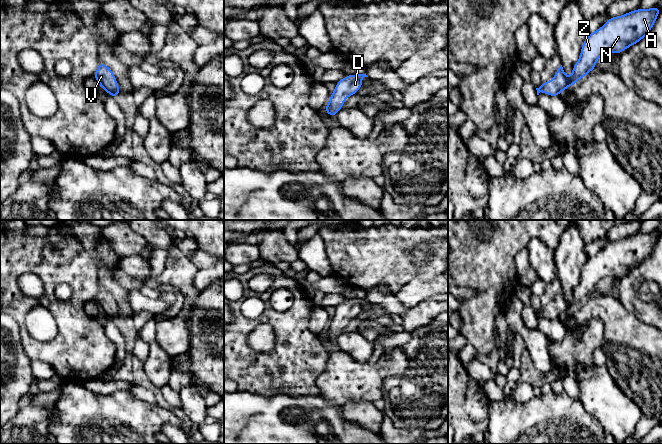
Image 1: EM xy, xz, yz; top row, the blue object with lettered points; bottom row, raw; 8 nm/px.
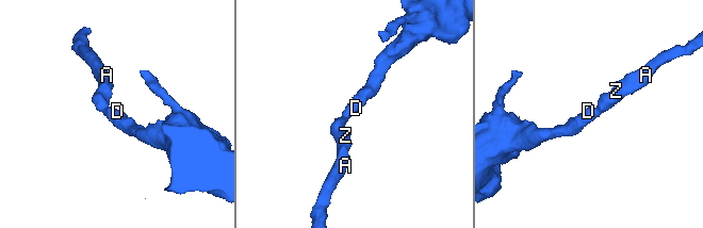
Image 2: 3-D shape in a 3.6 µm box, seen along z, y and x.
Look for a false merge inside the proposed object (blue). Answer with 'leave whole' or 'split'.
leave whole

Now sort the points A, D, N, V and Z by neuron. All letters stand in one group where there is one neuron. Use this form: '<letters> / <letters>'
A D N V Z

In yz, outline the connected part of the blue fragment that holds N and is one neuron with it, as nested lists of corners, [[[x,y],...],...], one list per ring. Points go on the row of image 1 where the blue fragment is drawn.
[[[655,5],[651,9],[637,8],[621,16],[609,17],[604,26],[588,33],[582,44],[579,60],[573,65],[572,76],[568,78],[561,65],[552,80],[541,82],[540,87],[536,88],[537,95],[543,92],[558,97],[561,91],[574,86],[579,79],[595,70],[601,55],[619,54],[636,45],[650,33],[661,9]]]

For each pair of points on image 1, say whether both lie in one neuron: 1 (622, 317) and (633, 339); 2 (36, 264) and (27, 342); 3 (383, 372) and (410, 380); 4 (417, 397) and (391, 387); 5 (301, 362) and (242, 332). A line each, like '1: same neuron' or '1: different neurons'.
1: same neuron
2: same neuron
3: different neurons
4: same neuron
5: same neuron

